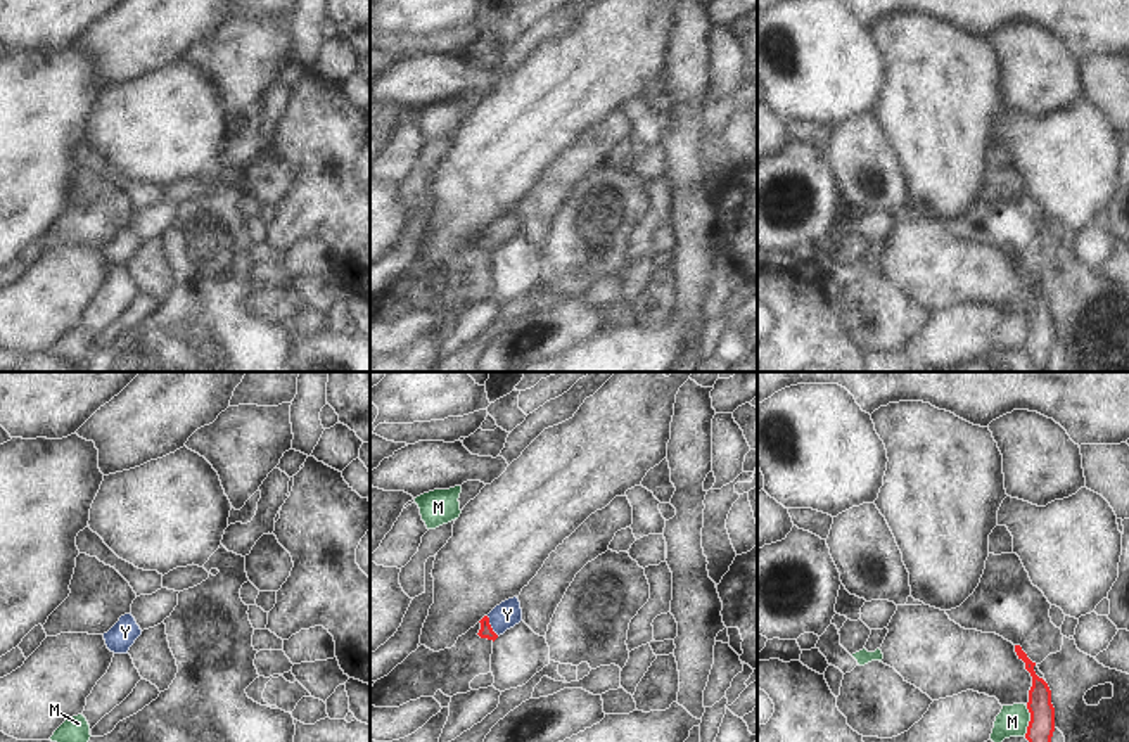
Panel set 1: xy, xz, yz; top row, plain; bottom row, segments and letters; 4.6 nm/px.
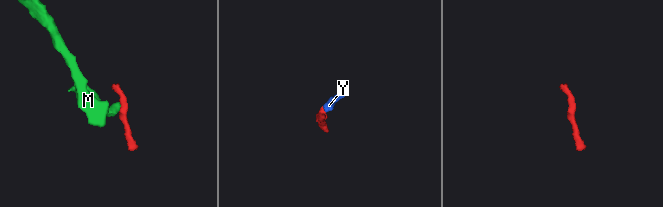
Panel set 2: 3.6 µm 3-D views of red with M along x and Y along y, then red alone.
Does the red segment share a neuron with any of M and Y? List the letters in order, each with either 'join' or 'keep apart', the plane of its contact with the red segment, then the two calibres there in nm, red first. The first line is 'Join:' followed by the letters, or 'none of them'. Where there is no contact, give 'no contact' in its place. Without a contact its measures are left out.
Join: Y
M: keep apart; meets red in yz; 120 nm thick on the red side, 140 nm on the other
Y: join; meets red in xz; 60 nm thick on the red side, 120 nm on the other

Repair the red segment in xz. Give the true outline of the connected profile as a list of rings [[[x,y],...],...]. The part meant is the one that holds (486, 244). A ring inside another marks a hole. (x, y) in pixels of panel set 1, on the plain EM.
[[[517,209],[508,211],[496,218],[488,228],[484,228],[479,242],[481,251],[496,253],[507,242],[513,240],[522,233],[522,221]]]

